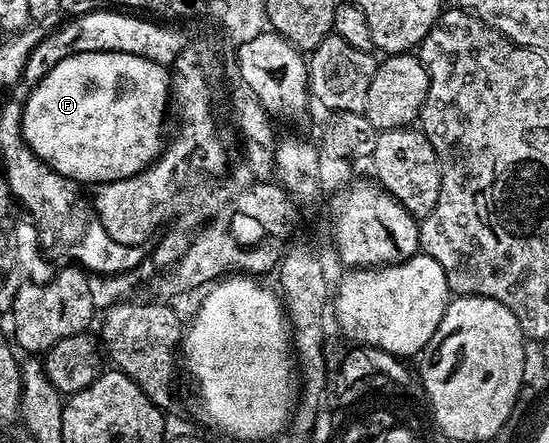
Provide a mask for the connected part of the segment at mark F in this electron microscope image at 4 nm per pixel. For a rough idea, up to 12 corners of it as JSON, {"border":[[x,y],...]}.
{"border":[[69,53],[31,88],[22,133],[81,185],[165,148],[169,68]]}

